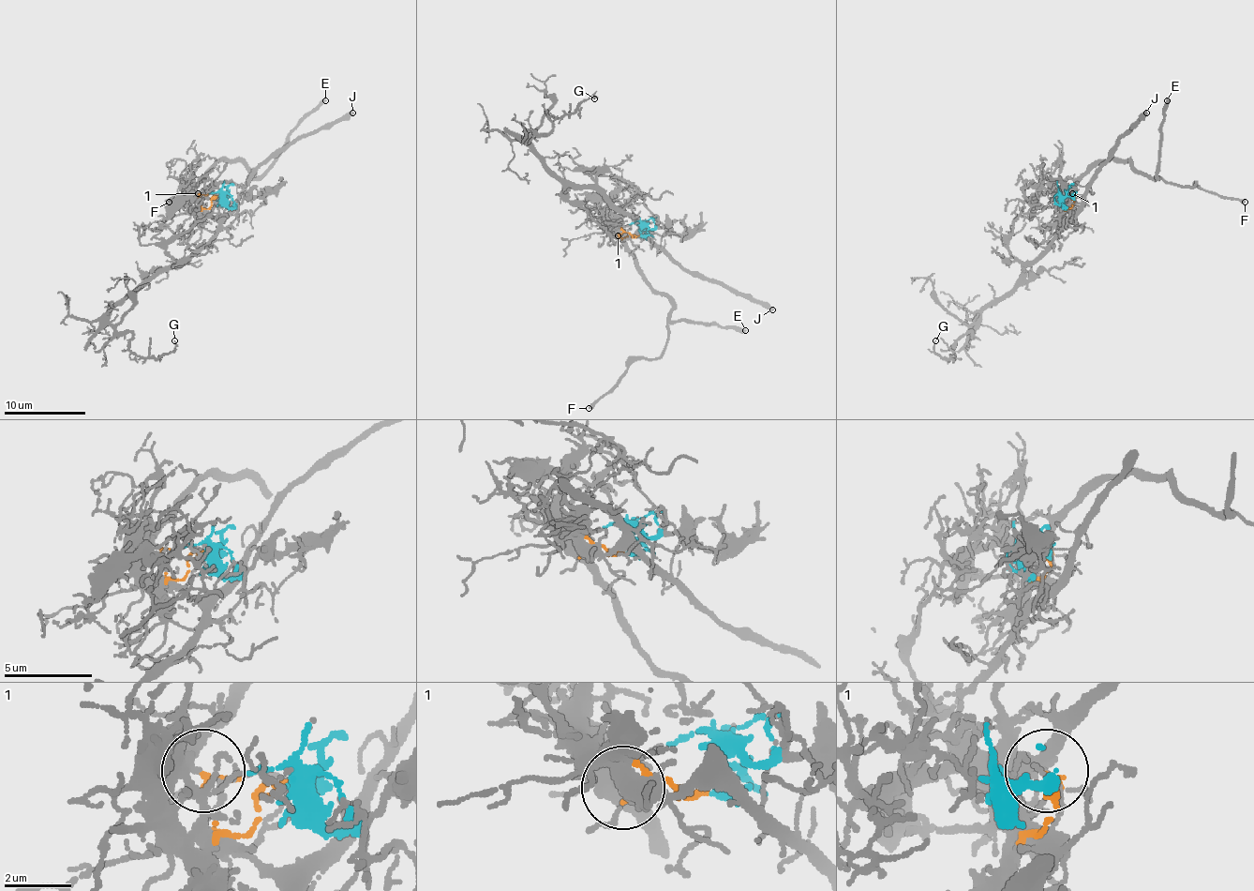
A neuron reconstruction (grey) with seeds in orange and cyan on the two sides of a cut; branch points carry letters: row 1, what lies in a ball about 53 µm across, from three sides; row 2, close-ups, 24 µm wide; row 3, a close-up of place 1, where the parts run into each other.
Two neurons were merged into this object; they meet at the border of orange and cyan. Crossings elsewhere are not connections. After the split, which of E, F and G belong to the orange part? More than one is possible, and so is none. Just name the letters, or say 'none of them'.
E, F

